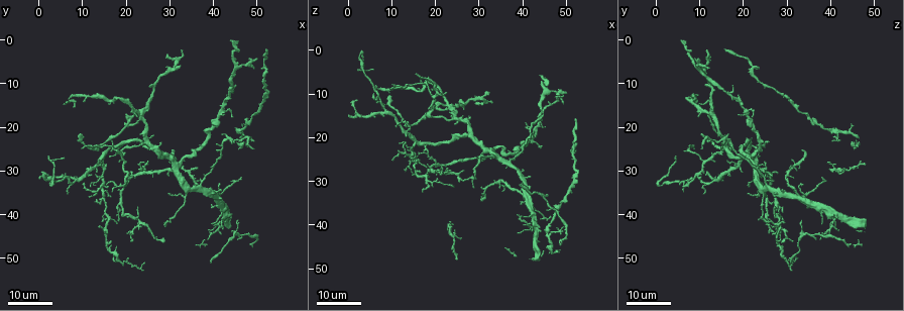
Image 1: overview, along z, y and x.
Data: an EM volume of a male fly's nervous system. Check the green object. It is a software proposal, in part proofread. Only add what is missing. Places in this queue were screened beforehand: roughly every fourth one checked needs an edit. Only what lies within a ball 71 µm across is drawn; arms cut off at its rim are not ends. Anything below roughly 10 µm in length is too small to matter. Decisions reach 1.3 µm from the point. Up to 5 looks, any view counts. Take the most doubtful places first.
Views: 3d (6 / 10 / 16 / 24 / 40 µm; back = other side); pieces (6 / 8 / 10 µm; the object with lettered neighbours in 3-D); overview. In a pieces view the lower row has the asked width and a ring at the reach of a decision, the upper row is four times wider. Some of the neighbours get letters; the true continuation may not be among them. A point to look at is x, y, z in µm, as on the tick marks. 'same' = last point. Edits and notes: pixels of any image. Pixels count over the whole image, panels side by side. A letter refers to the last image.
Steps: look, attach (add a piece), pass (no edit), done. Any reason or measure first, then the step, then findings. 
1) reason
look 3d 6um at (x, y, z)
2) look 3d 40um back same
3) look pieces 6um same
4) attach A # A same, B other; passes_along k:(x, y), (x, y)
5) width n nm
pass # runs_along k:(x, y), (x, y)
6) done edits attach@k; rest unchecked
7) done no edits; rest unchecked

an open end
look 3d 24um at (30.0, 31.0, 26.0)

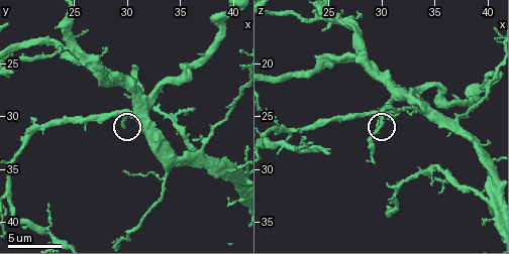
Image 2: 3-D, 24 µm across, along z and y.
look pieces 6um same

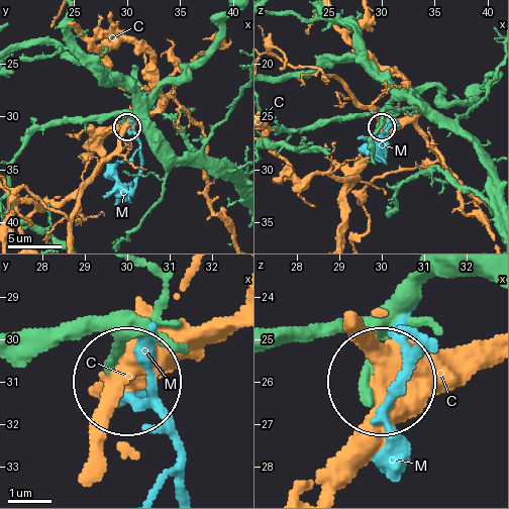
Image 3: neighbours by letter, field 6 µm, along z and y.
pass # C other, M other; no lettered piece goes on from it

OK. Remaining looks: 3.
branch stops here
look 3d 16um at (28.0, 23.5, 15.5)

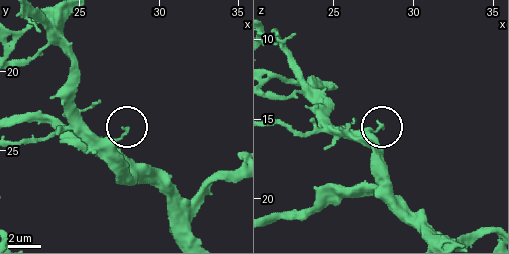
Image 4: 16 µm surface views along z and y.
what lies round it
look pieces 6um at (27.7, 23.6, 15.4)

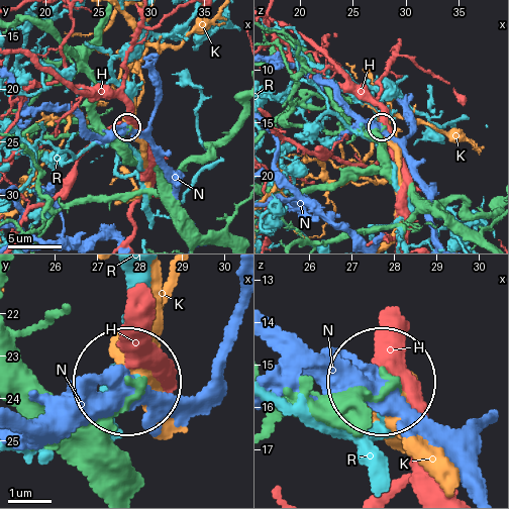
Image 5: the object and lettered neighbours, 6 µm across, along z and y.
width 180 nm
pass # H other, K other, N other, R other; no lettered piece goes on from it

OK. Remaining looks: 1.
done no edits; rest unchecked

